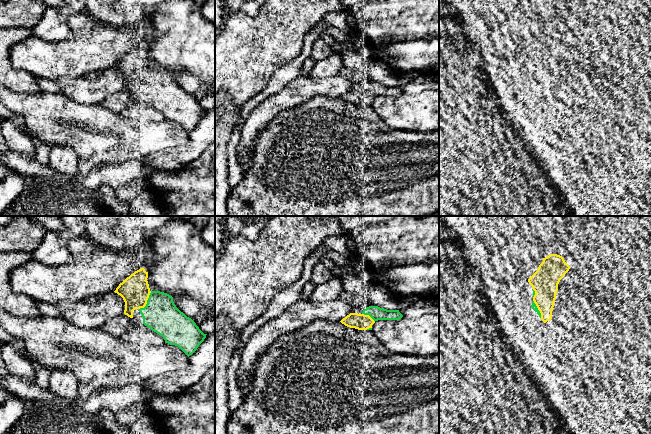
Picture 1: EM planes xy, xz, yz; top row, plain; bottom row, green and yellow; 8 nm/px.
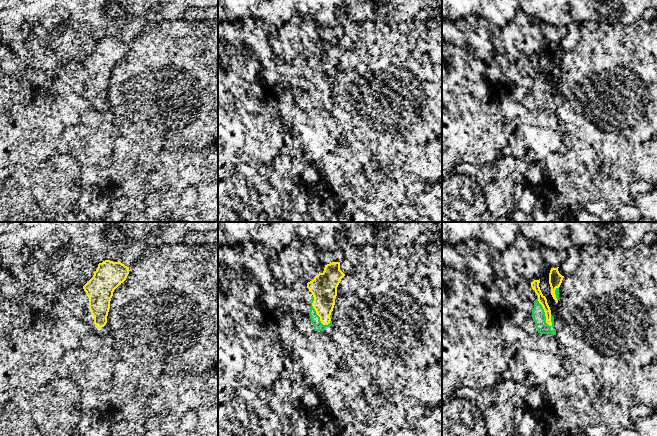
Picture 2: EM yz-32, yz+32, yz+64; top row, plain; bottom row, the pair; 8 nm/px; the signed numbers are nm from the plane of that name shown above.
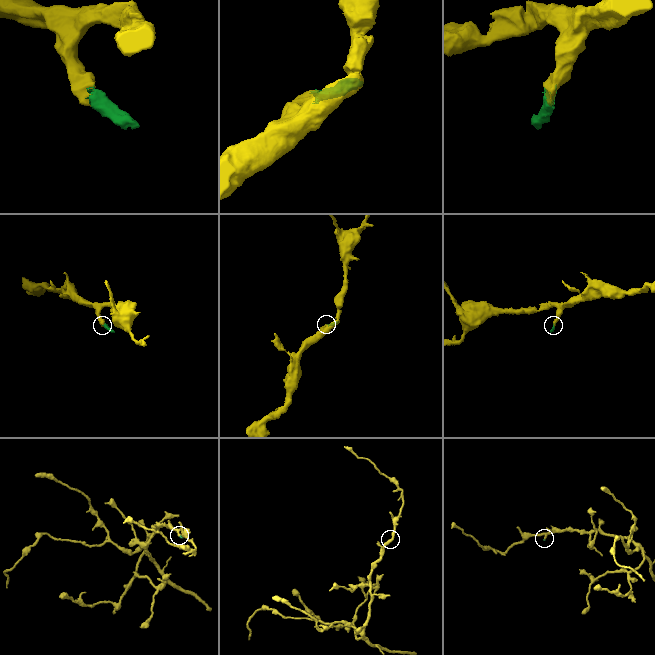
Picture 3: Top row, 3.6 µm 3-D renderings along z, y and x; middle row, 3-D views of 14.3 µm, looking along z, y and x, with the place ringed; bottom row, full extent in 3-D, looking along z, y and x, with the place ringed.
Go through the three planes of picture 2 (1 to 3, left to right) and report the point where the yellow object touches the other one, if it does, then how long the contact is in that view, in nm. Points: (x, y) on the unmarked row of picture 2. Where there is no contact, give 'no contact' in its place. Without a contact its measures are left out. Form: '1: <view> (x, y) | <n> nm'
1: yz-32 (88, 74) | 40 nm
2: yz+32 (315, 88) | 260 nm
3: yz+64 (543, 86) | 300 nm

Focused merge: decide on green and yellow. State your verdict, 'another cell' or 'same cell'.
same cell

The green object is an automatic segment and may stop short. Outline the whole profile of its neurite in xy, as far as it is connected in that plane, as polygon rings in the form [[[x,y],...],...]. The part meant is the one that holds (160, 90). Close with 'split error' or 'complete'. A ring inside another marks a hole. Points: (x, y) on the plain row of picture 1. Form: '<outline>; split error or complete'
[[[141,44],[123,56],[114,67],[125,78],[124,90],[133,94],[133,87],[138,85],[145,102],[162,112],[165,119],[178,122],[189,133],[207,110],[176,83],[172,72],[151,67],[147,54],[148,48]]]; split error

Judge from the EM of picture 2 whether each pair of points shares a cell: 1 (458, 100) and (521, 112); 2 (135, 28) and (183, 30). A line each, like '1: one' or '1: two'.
1: one
2: two

